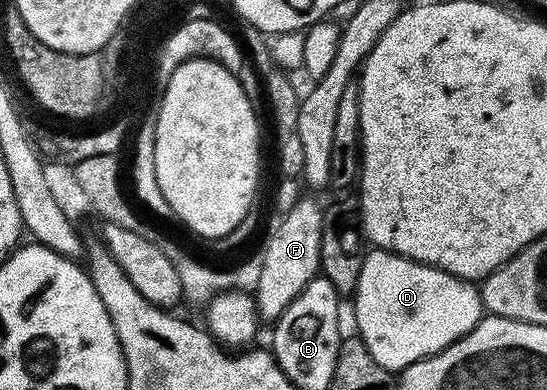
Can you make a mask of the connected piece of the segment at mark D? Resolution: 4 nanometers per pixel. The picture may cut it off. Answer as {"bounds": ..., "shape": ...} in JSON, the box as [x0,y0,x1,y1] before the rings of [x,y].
{"bounds":[352,249,484,373],"shape":[[[381,249],[367,254],[360,269],[358,287],[354,290],[352,302],[354,302],[354,319],[358,322],[357,334],[361,336],[372,357],[384,369],[393,373],[401,373],[408,365],[427,359],[429,355],[435,355],[452,346],[456,340],[465,337],[484,317],[479,288],[473,282],[457,279],[447,271],[441,271],[439,267],[415,263],[404,255],[396,255],[393,251]]]}

